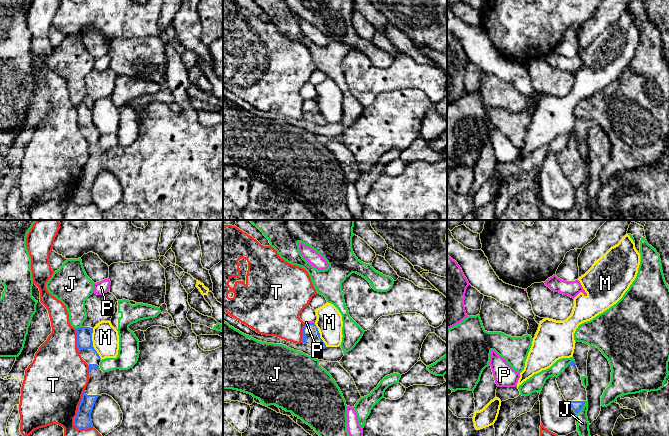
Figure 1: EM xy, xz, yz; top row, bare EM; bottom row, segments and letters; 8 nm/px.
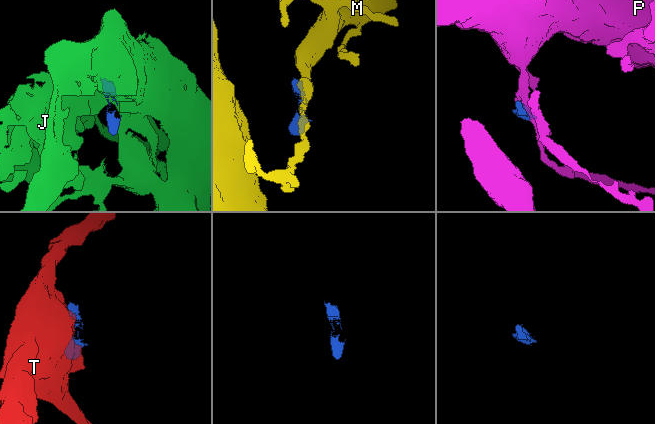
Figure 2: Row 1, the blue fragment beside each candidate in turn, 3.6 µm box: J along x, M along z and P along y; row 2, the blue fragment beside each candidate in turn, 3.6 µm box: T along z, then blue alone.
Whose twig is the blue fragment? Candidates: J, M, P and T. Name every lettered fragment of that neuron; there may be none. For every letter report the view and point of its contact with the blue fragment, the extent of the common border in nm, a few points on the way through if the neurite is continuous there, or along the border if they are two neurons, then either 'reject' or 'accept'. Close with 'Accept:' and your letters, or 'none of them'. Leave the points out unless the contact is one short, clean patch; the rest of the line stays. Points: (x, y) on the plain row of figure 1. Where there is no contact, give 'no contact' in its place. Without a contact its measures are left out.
J: meets blue in yz at (582, 183); contact 130 nm long; reject
M: meets blue in xy at (92, 119); contact 260 nm long; border along xy (92, 104), (92, 122), (101, 134); reject
P: meets blue in xz at (309, 99); contact 70 nm long; border along xz (313, 98), (305, 100); reject
T: meets blue in xy at (78, 185); contact 340 nm long; reject
Accept: none of them

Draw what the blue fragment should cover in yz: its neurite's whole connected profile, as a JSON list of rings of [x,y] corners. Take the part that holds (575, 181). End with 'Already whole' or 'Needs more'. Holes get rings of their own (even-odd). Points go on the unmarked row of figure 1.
[[[572,137],[563,145],[556,157],[564,175],[577,190],[587,177],[587,167],[582,160],[576,139]]]. Needs more

